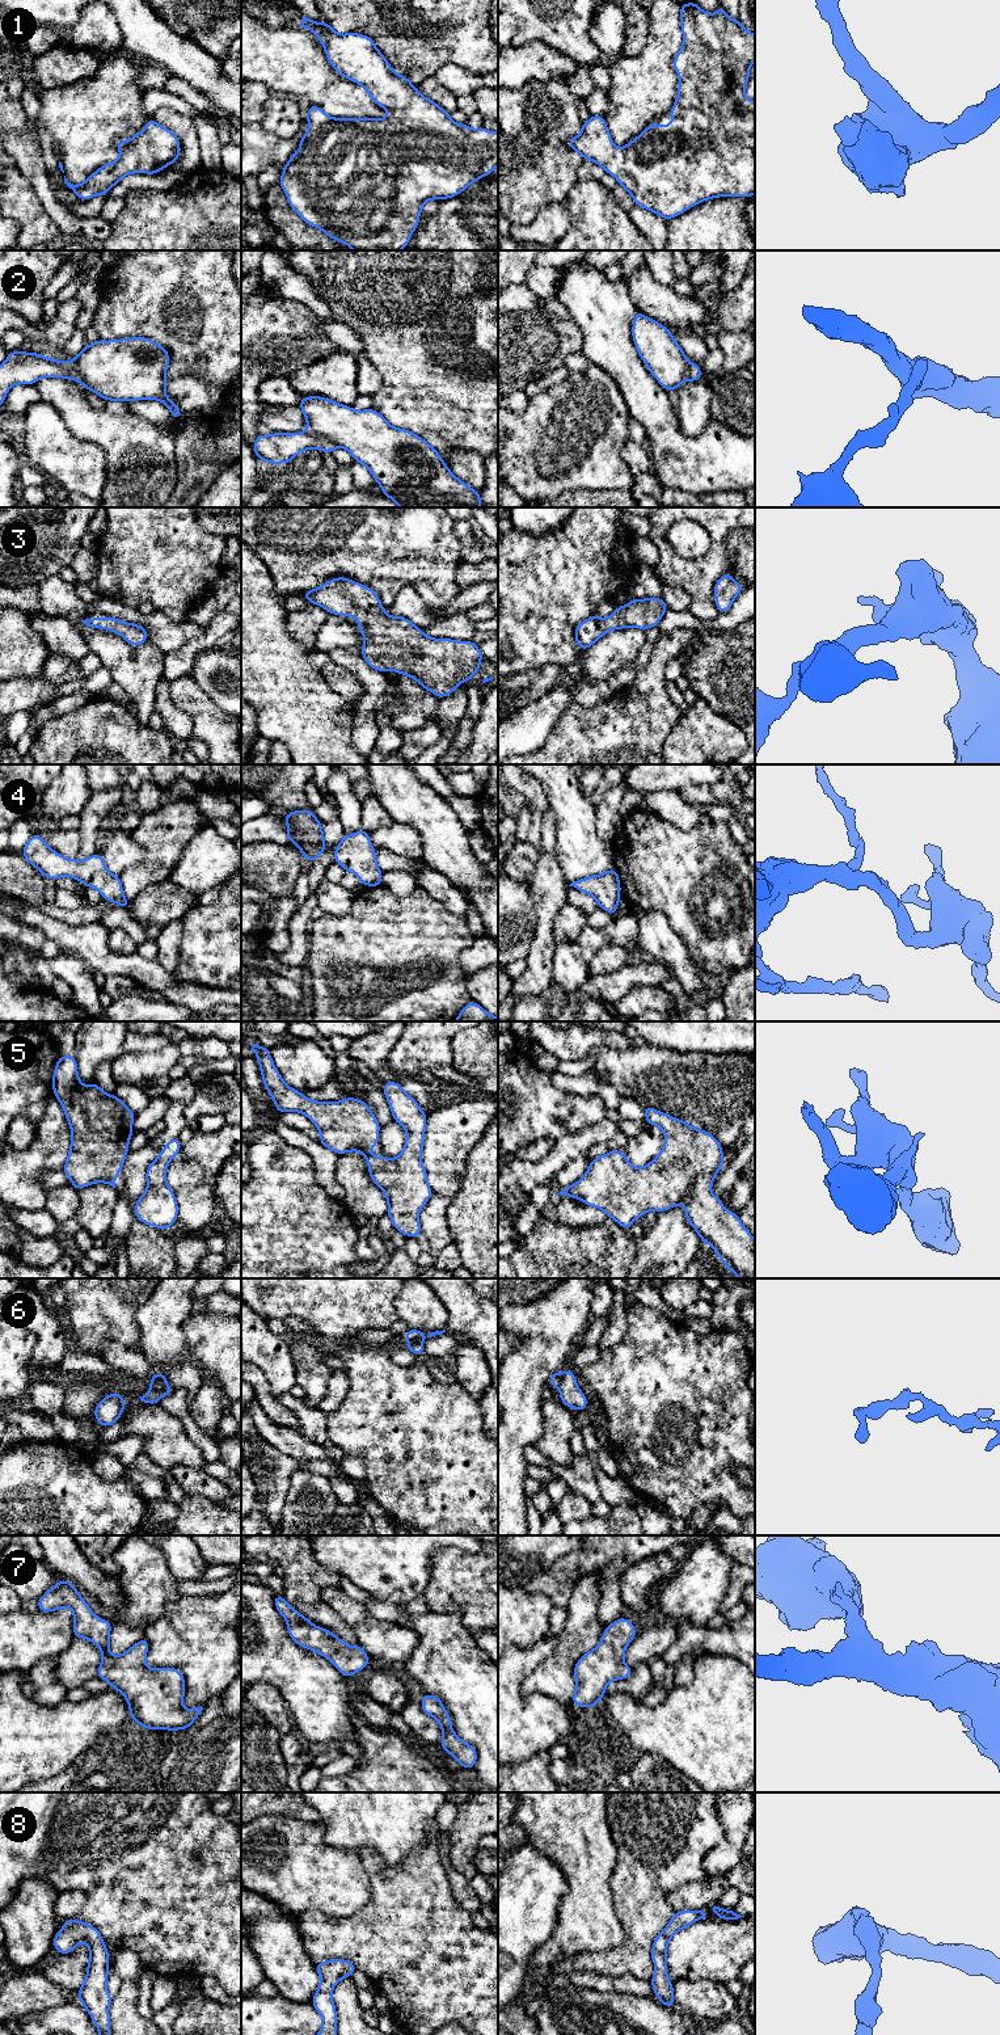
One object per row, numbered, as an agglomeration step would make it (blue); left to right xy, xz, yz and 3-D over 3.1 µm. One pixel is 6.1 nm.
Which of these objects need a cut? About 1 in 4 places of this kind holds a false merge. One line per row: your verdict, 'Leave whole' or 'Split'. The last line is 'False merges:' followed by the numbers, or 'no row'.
1: Leave whole
2: Split
3: Leave whole
4: Leave whole
5: Leave whole
6: Split
7: Leave whole
8: Leave whole
False merges: 2, 6

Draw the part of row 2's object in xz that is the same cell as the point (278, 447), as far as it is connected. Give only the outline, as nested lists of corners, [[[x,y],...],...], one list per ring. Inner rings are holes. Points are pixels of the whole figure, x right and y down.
[[[309,431],[258,434],[253,445],[257,458],[271,464],[291,463],[299,452],[311,448],[332,454],[337,447],[333,441]]]

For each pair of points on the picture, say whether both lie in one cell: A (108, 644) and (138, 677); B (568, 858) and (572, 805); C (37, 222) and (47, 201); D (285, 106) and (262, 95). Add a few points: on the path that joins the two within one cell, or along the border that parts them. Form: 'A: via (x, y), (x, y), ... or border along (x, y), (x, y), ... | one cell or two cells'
A: via (115, 652), (133, 669) | one cell
B: via (572, 845), (572, 818) | one cell
C: border along (28, 181), (45, 213), (58, 228), (59, 235) | two cells
D: border along (271, 93), (268, 101), (268, 110), (260, 121) | two cells

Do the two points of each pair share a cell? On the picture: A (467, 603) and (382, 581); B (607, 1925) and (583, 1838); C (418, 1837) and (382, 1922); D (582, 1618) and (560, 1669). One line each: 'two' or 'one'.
A: two
B: one
C: two
D: one

